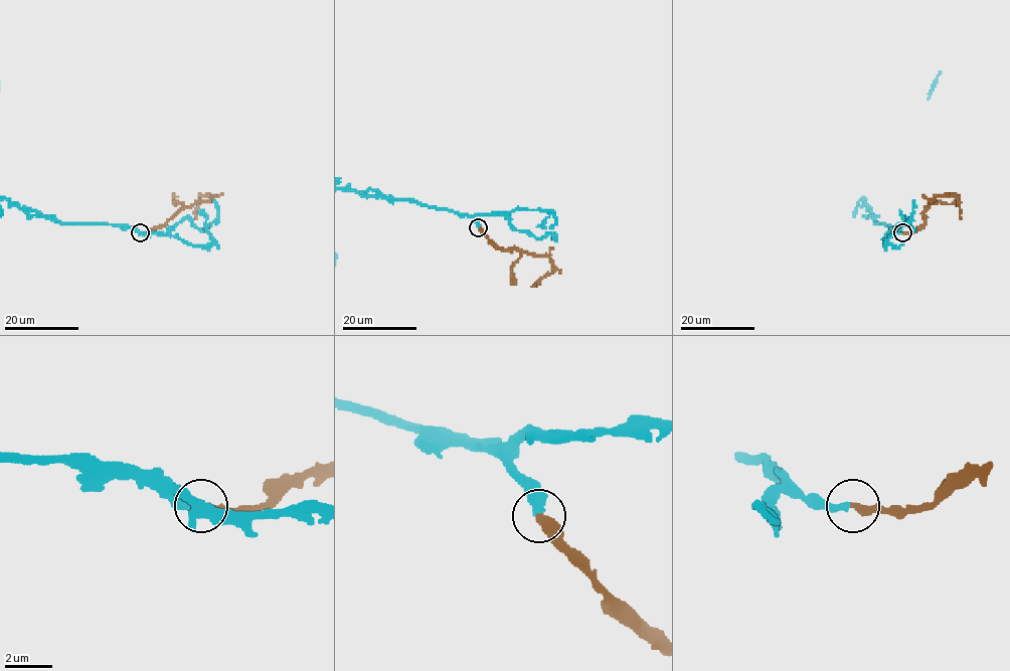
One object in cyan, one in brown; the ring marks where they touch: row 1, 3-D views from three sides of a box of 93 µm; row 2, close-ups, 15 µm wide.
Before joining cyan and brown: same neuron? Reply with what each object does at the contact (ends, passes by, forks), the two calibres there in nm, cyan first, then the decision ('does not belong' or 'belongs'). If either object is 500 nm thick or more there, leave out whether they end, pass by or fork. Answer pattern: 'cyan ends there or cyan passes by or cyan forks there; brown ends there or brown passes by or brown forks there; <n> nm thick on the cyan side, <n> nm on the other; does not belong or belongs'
cyan ends there; brown ends there; 360 nm thick on the cyan side, 400 nm on the other; belongs

